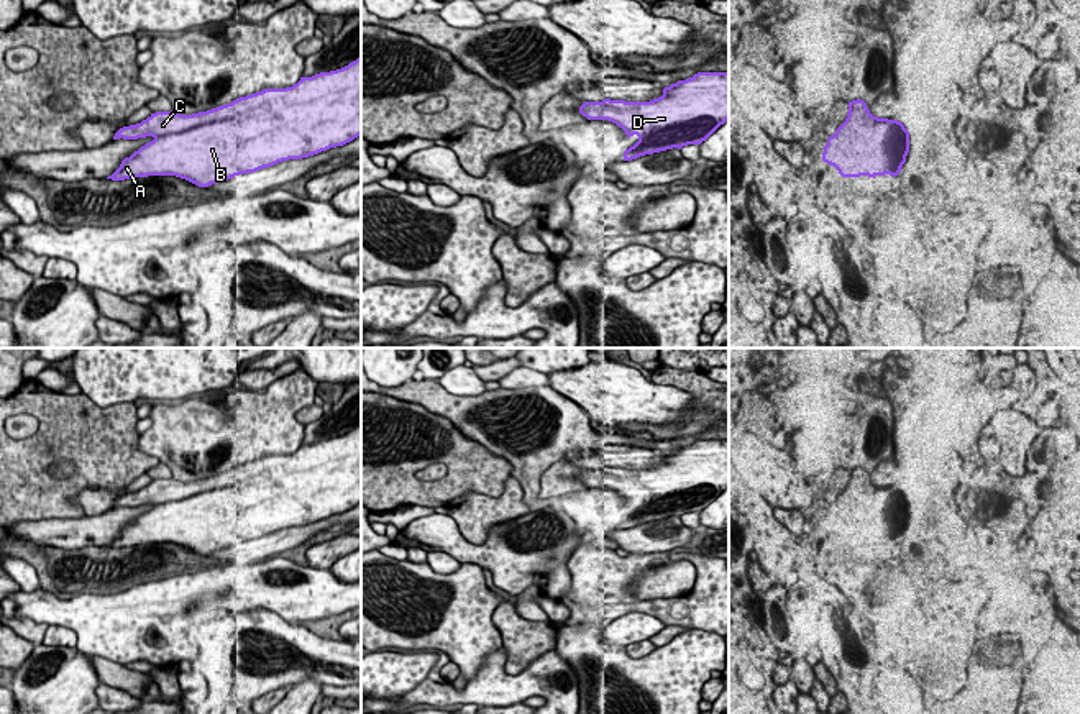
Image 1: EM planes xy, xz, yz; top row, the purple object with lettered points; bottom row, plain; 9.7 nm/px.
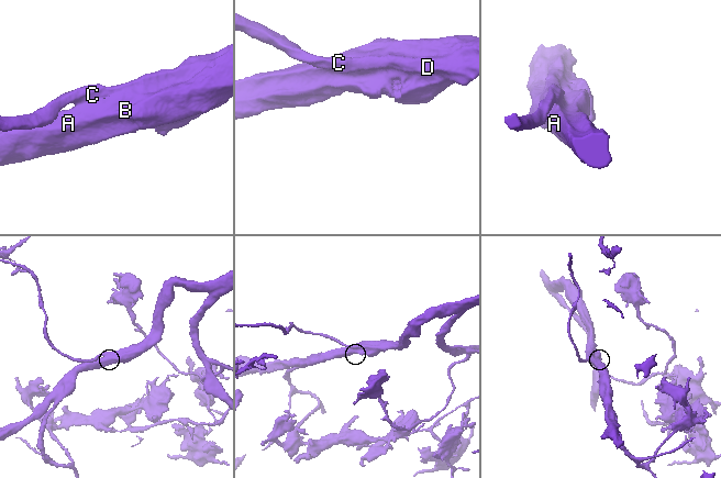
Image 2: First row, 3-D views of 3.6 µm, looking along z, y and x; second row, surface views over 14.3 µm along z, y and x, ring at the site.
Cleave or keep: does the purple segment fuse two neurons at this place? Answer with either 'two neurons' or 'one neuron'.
one neuron

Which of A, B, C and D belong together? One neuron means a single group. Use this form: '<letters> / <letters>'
A B C D

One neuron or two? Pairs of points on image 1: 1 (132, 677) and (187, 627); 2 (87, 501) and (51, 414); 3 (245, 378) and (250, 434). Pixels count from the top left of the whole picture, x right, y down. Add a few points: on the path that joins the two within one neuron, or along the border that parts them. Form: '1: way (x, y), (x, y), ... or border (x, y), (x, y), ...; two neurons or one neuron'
1: border (91, 654), (125, 665); two neurons
2: border (120, 488), (82, 488), (71, 501); two neurons
3: border (250, 389), (260, 391); two neurons

